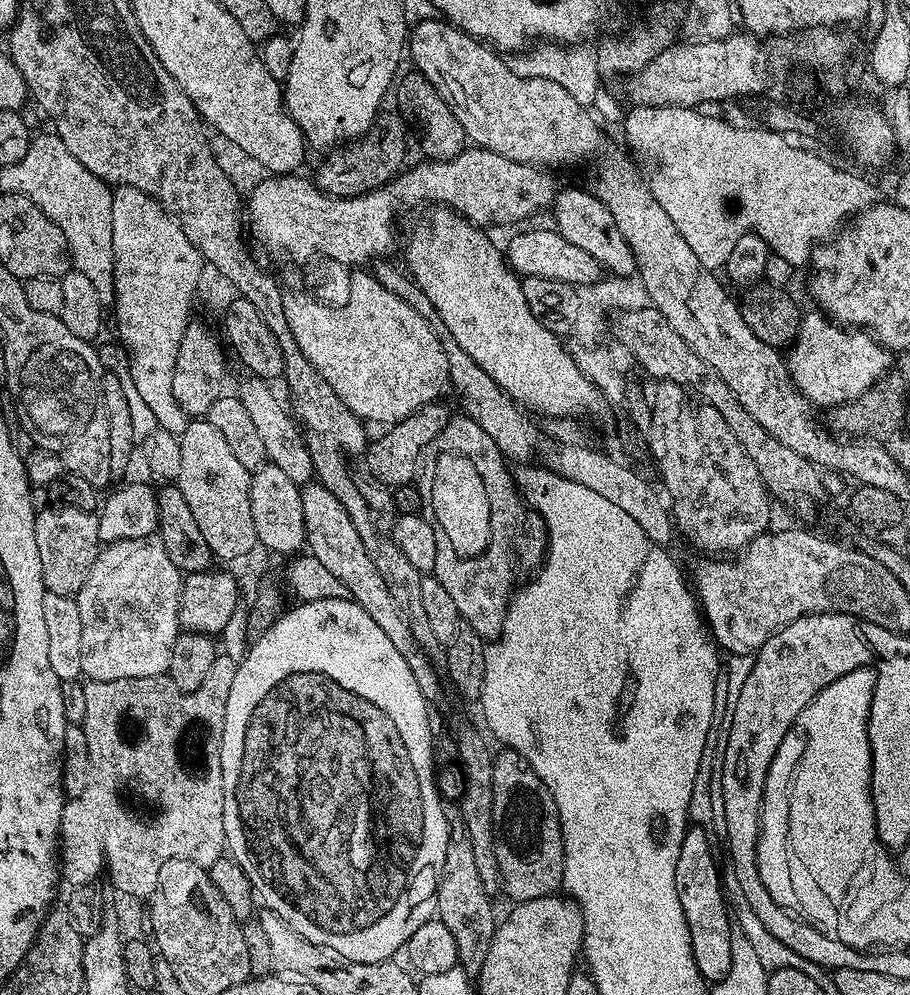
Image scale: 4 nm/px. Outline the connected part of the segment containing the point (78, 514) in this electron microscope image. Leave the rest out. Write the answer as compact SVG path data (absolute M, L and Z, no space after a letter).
M51 506L36 513L34 538L38 538L38 558L42 558L45 589L54 594L75 597L100 554L99 515L67 506Z

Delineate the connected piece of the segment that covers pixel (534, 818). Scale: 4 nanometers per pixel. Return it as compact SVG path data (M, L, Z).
M513 748L495 753L493 766L493 826L503 891L519 902L555 896L564 882L564 831L550 790L531 765Z

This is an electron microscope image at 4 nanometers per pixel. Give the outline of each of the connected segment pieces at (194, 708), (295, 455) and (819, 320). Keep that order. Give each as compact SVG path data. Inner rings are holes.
M165 674L165 675L154 675L154 676L151 676L151 677L150 677L150 678L128 678L128 679L115 679L115 680L113 680L113 681L112 681L112 682L98 682L98 681L97 681L97 680L93 680L93 681L91 681L91 682L88 682L88 683L85 683L85 684L84 684L84 690L85 690L85 696L86 696L86 718L85 718L85 720L84 720L84 722L83 722L83 725L82 725L82 727L83 727L83 730L84 730L84 733L85 733L85 734L86 734L86 743L88 743L88 744L89 744L89 774L88 774L88 780L87 780L87 782L86 782L86 785L85 785L85 789L84 789L84 790L82 790L82 794L81 794L81 795L80 795L80 796L78 796L78 797L75 797L75 799L73 799L73 800L72 800L72 801L71 801L71 802L68 802L68 803L65 803L65 805L64 805L64 809L63 809L63 810L62 810L62 822L61 822L61 823L60 823L60 847L59 847L59 849L58 849L58 856L59 856L59 859L60 859L60 876L61 876L61 879L62 879L62 880L63 880L63 883L64 883L64 880L65 880L65 882L66 882L66 883L68 883L68 884L70 884L70 885L72 885L72 886L84 886L84 885L86 885L86 884L88 884L88 883L90 883L90 882L91 882L91 881L92 881L92 880L93 880L93 879L94 879L94 878L95 878L95 877L96 877L96 876L97 876L97 875L98 875L98 874L99 874L99 872L100 872L100 870L101 870L101 868L102 868L102 866L103 866L103 864L104 864L104 862L106 862L106 866L107 866L107 868L108 868L108 870L109 870L109 872L110 872L110 878L111 878L111 880L112 880L112 882L113 882L113 884L114 884L114 885L115 885L115 886L116 886L116 887L117 887L117 888L118 888L118 889L119 889L119 890L120 890L120 891L121 891L121 892L122 892L122 893L124 893L124 894L126 894L126 895L128 895L128 896L144 896L144 898L148 898L148 897L151 897L151 895L152 895L152 893L154 893L154 890L155 890L155 886L156 886L156 884L157 884L157 876L158 876L158 875L159 875L159 872L160 872L160 868L162 868L162 865L164 865L164 863L166 863L166 861L167 861L167 860L172 860L172 858L182 858L182 859L186 859L186 860L190 860L190 861L192 861L192 862L196 862L196 864L198 864L198 865L200 865L200 866L203 866L203 867L205 867L205 868L209 868L209 867L212 867L212 865L213 865L213 864L214 864L214 862L216 862L216 861L217 861L217 860L218 860L218 858L219 858L219 857L220 857L220 856L223 856L223 855L225 855L225 852L226 852L226 841L225 841L225 838L224 838L224 783L223 783L223 782L222 782L222 766L221 766L221 765L220 765L220 747L221 747L221 746L222 746L222 728L216 728L216 732L212 732L212 728L204 728L204 724L212 724L212 720L204 720L204 716L212 716L212 712L216 712L216 716L220 716L220 721L222 721L222 723L223 723L223 724L224 724L224 723L225 723L225 722L226 722L226 700L220 700L220 704L216 704L216 700L192 700L192 692L187 692L187 693L186 693L186 692L184 692L184 691L182 691L182 690L181 690L181 689L180 689L180 688L179 688L179 687L178 687L178 686L177 686L177 684L176 684L176 683L175 683L175 682L174 682L174 680L172 680L172 679L171 679L171 678L170 678L170 677L169 677L169 676L168 676L168 675L167 675L167 674ZM185 728L188 728L188 733L186 733L186 734L185 734L185 736L184 736L184 732L183 732L183 731L184 731L184 730L185 730ZM183 736L184 736L184 757L182 757L182 758L181 758L181 760L180 760L180 752L179 752L179 748L180 748L180 742L179 742L179 740L180 740L180 739L182 739L182 738L183 738Z
M249 375L238 389L242 406L246 406L246 414L254 421L258 430L258 438L262 438L265 457L274 466L286 470L286 478L290 478L298 486L303 486L313 479L312 459L308 444L304 441L304 433L291 411L286 407L285 401L272 393L273 385L259 376Z
M816 312L809 316L807 313L801 319L796 339L787 349L788 373L796 383L796 389L813 406L846 404L887 376L893 367L894 356L875 336L863 330L841 326L827 315Z

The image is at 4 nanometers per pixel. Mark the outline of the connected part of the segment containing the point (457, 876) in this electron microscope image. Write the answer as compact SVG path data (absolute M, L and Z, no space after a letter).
M467 838L449 839L444 873L440 876L440 885L436 891L435 915L446 924L450 934L457 940L458 964L465 973L479 973L482 962L486 962L494 931L492 900L493 897L484 888L484 876L478 874L470 841Z

